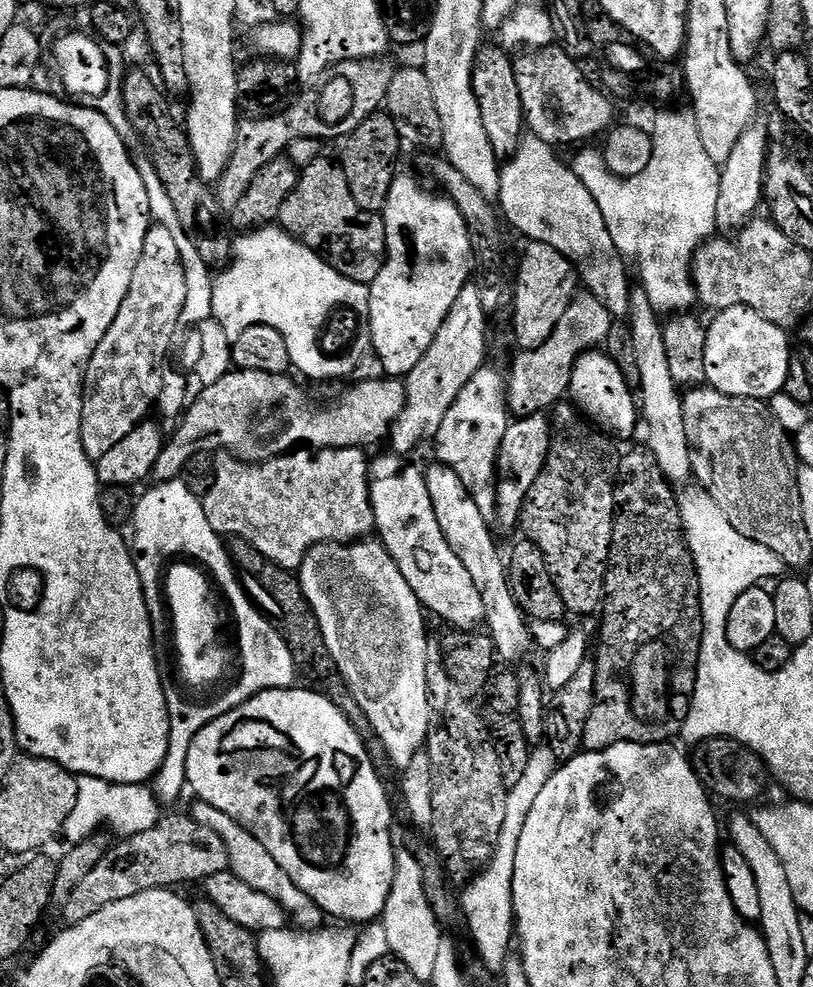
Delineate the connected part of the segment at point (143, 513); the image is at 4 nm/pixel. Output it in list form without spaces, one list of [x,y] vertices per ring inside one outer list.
[[[183,479],[167,480],[164,484],[153,483],[151,487],[152,489],[149,492],[141,494],[140,501],[137,502],[136,509],[132,512],[130,547],[133,559],[136,562],[144,562],[144,560],[148,560],[148,550],[156,552],[156,546],[176,546],[180,552],[195,553],[195,556],[204,556],[206,560],[214,562],[212,572],[229,572],[232,568],[226,568],[226,558],[229,555],[225,541],[220,533],[214,530],[214,526],[210,526],[210,522],[206,518],[203,499],[195,496]]]

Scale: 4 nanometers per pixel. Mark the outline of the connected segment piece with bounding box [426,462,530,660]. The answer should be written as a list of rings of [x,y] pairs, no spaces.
[[[439,462],[433,465],[432,469],[427,469],[426,475],[430,502],[434,502],[434,514],[438,514],[438,526],[442,526],[442,534],[446,534],[450,550],[454,550],[462,566],[470,570],[470,578],[474,578],[474,586],[478,586],[478,594],[482,594],[486,631],[496,644],[497,653],[503,659],[505,656],[508,660],[516,660],[530,648],[530,624],[522,609],[516,605],[512,587],[508,584],[505,557],[500,557],[496,540],[488,529],[491,528],[490,522],[482,518],[478,505],[468,497],[466,486],[462,486],[462,478]]]

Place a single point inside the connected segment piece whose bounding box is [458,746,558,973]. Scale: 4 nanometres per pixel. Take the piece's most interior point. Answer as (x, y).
(487, 904)

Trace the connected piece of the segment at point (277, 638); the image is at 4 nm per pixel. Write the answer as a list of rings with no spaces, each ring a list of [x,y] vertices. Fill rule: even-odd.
[[[236,576],[232,579],[232,588],[228,588],[228,584],[224,584],[224,580],[215,580],[214,582],[221,595],[225,599],[232,600],[234,604],[237,618],[236,636],[240,652],[240,678],[221,698],[212,701],[210,704],[190,704],[182,700],[183,695],[178,690],[166,692],[168,709],[171,714],[170,747],[165,762],[154,777],[156,797],[166,806],[174,803],[180,794],[186,790],[188,776],[186,762],[189,758],[190,746],[193,739],[205,726],[212,721],[216,721],[223,714],[228,714],[259,693],[268,689],[291,688],[297,683],[298,669],[293,660],[293,655],[290,654],[289,647],[286,646],[285,640],[281,638],[281,632],[268,617],[255,610],[252,602],[247,599],[247,593],[240,583],[239,577]]]

